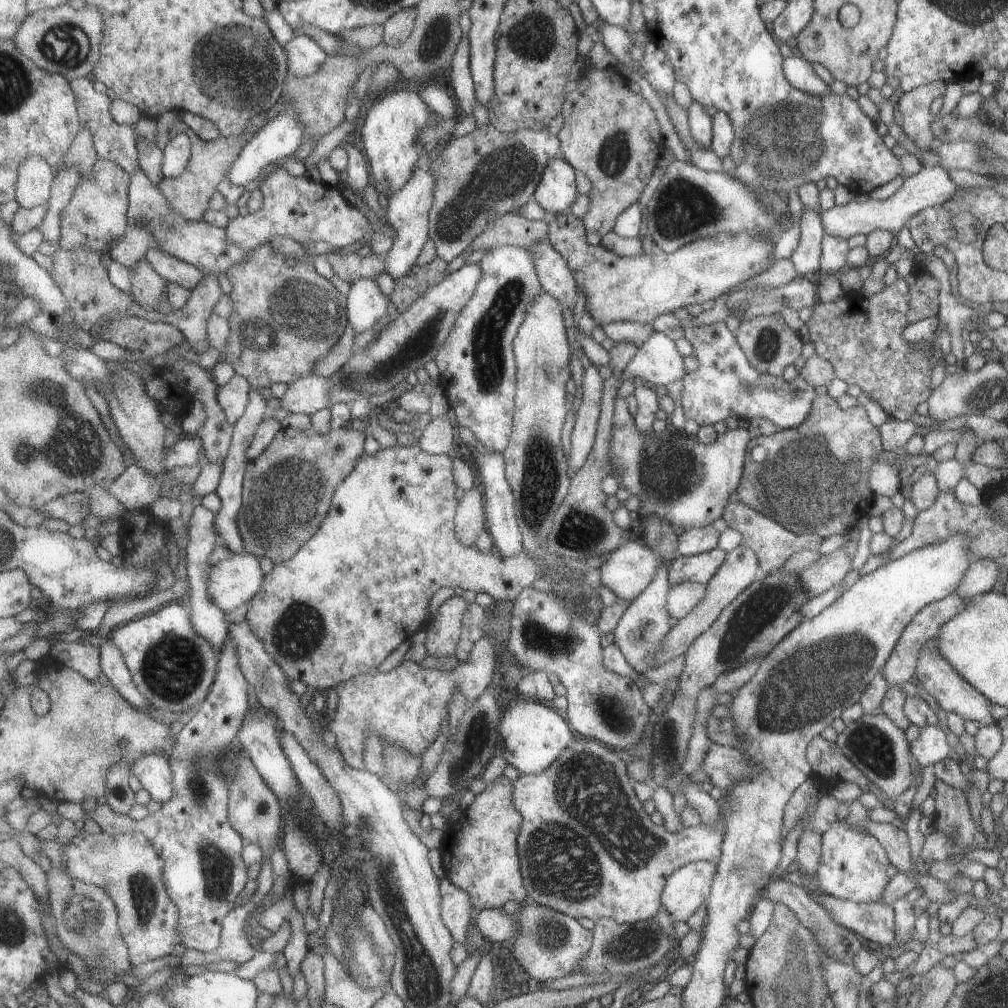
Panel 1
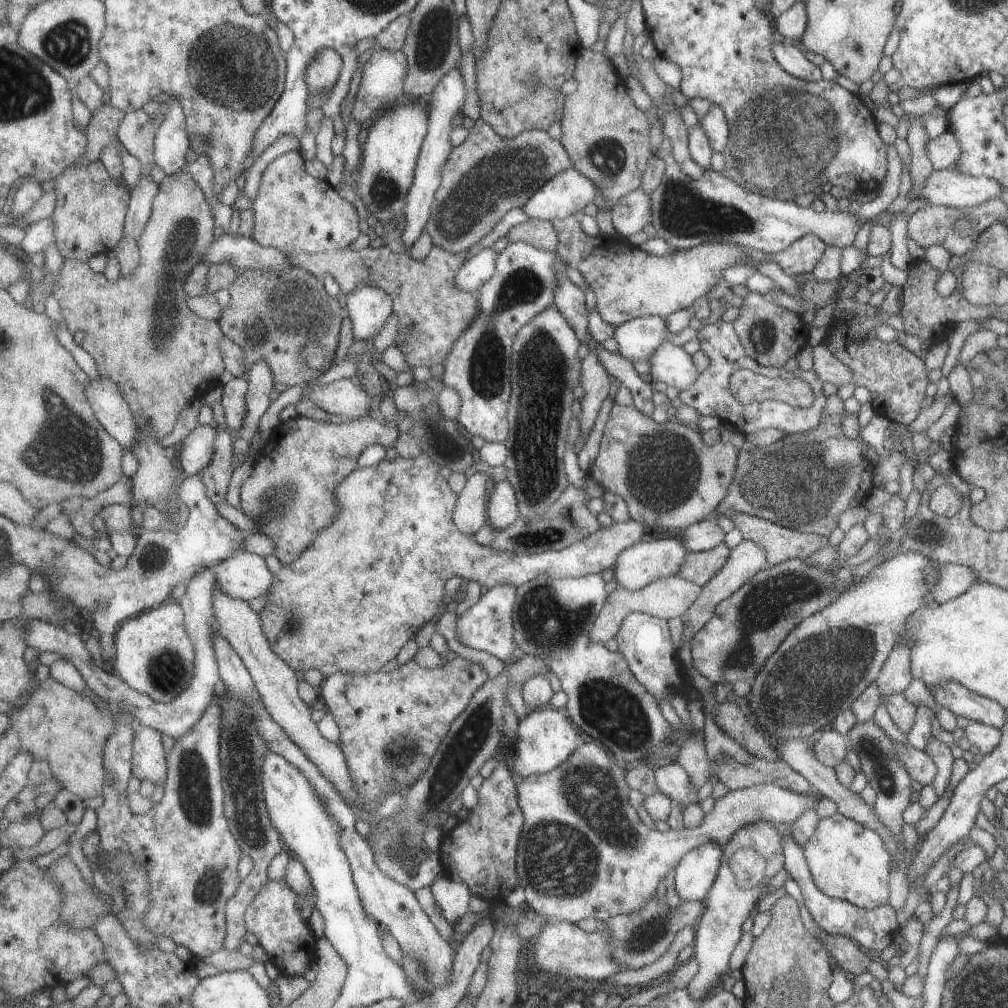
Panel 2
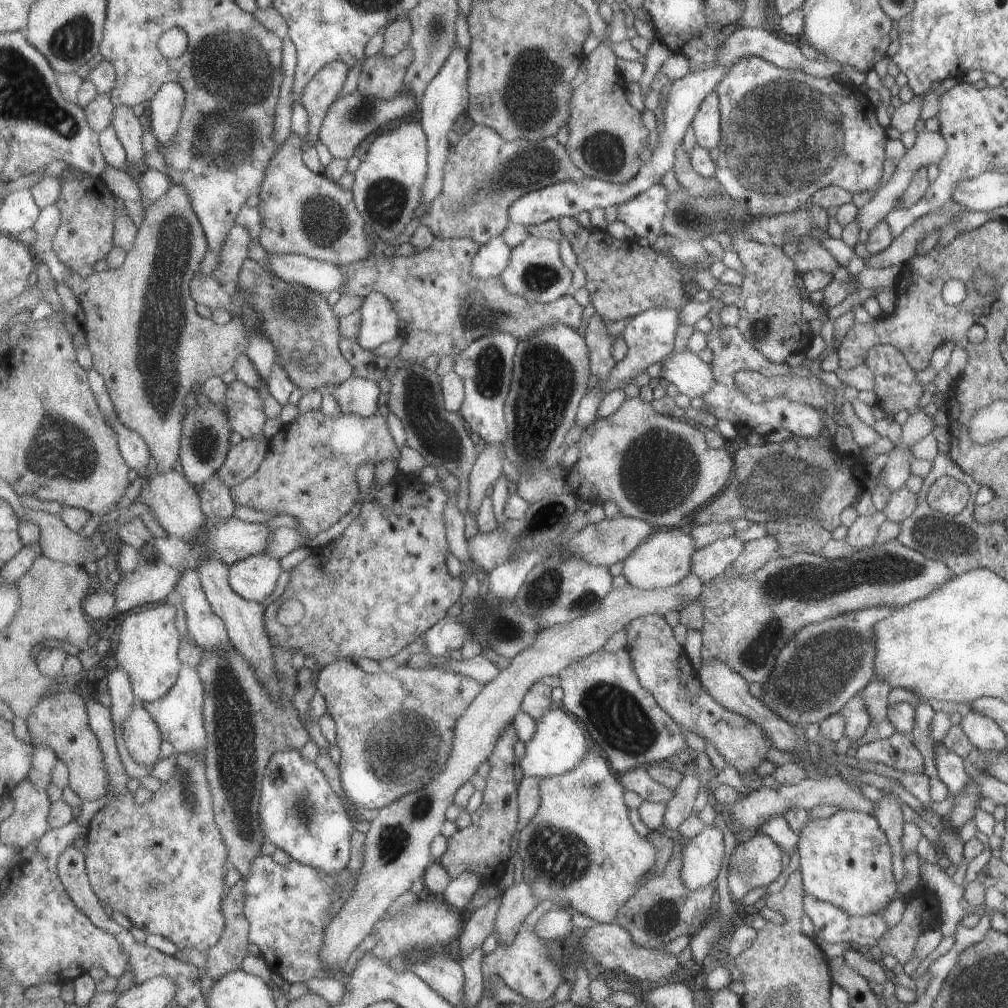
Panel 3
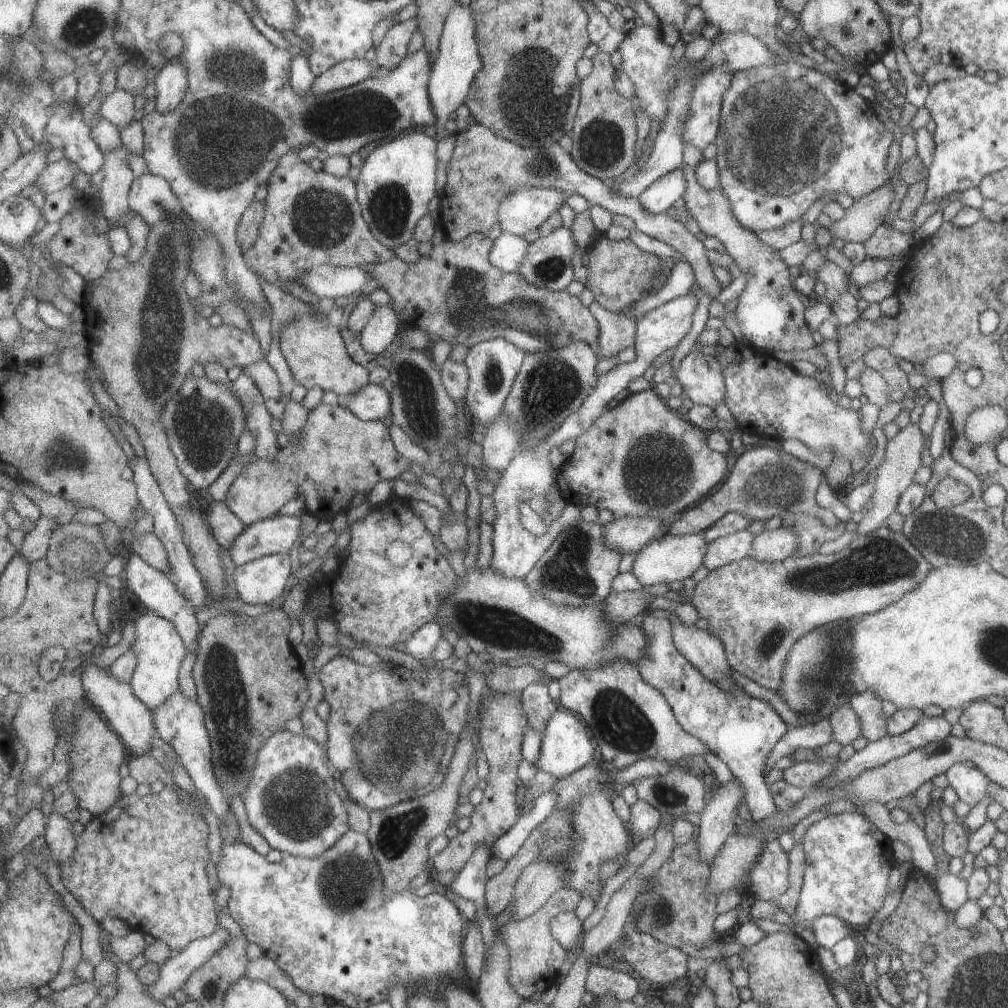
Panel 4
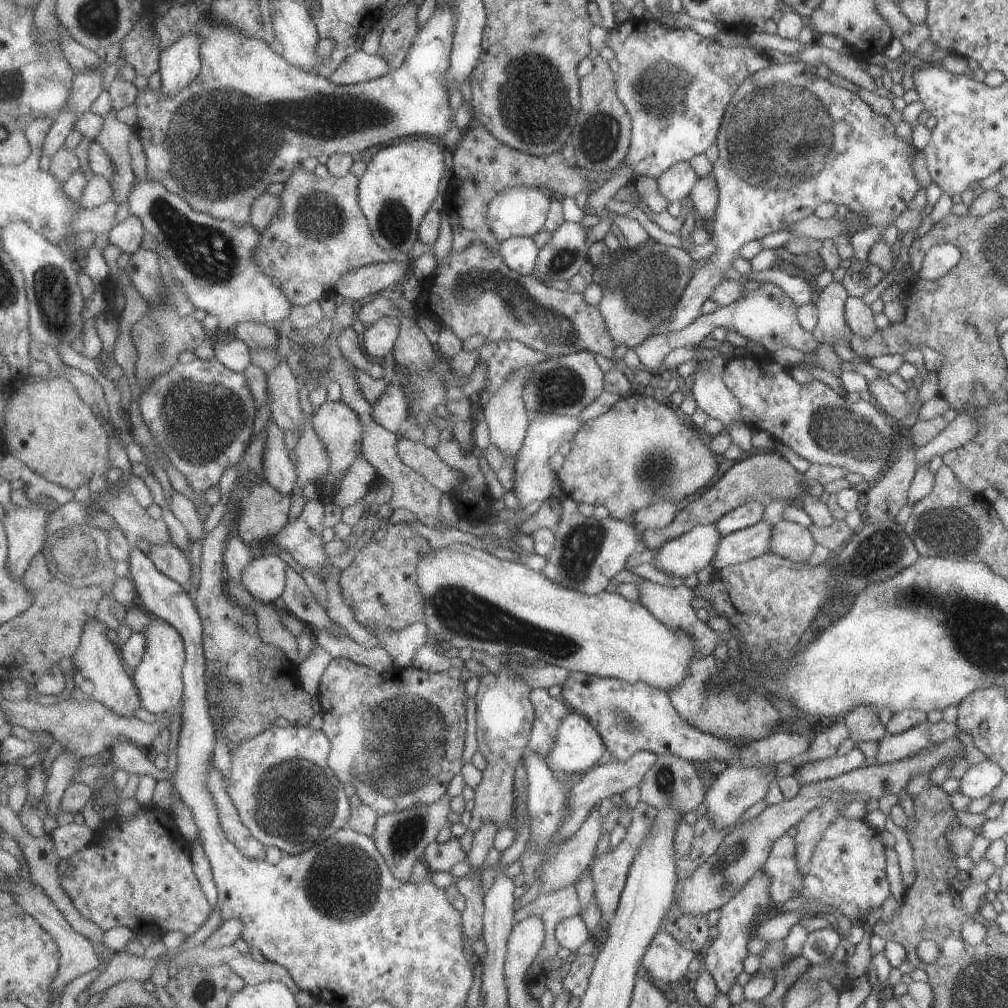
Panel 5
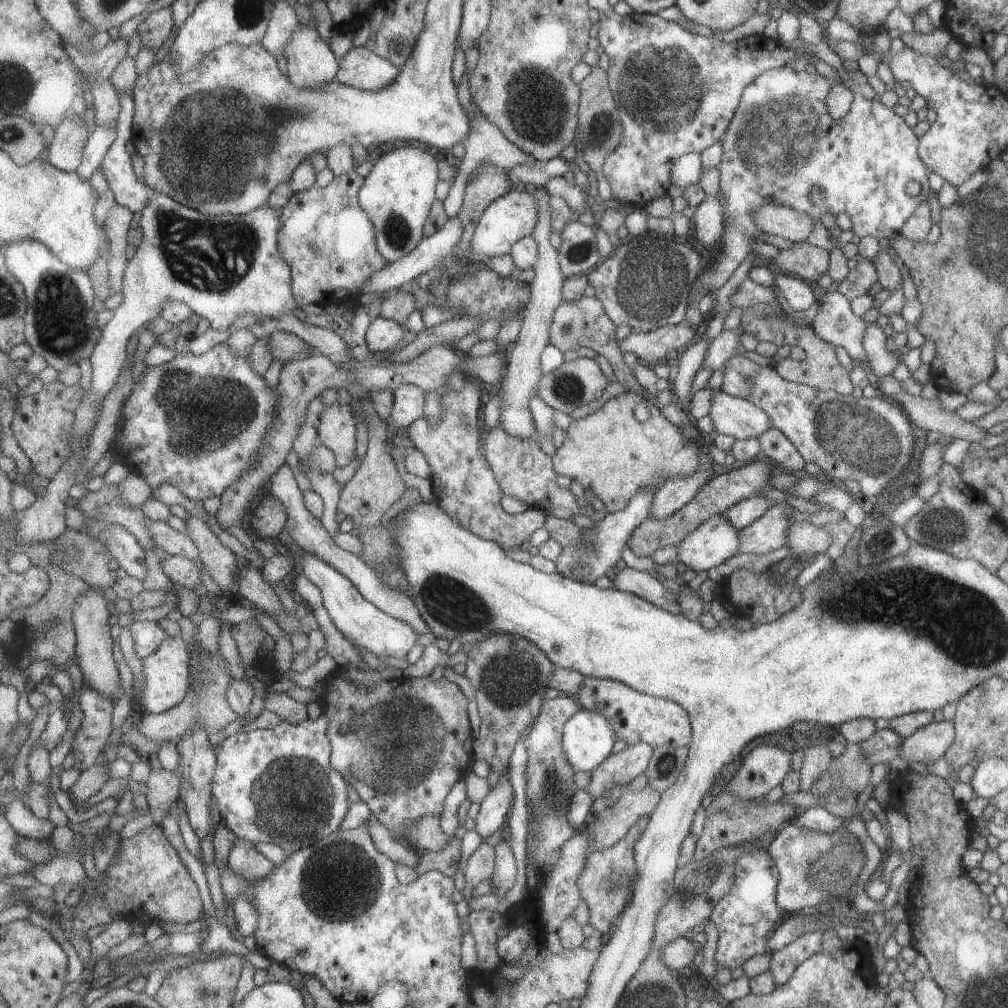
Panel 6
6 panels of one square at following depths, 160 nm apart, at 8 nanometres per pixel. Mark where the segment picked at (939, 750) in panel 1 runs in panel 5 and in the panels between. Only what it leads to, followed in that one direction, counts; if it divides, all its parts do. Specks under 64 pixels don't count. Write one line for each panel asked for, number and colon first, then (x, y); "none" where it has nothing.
2: (940, 754)
3: (950, 770)
4: (969, 784)
5: (979, 779)

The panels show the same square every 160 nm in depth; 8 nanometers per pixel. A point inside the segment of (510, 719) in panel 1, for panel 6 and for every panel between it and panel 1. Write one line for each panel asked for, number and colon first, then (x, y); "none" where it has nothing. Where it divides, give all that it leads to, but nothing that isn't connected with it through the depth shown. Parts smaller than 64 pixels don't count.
2: (546, 738)
3: (560, 743)
4: (566, 747)
5: (578, 747)
6: (589, 737)

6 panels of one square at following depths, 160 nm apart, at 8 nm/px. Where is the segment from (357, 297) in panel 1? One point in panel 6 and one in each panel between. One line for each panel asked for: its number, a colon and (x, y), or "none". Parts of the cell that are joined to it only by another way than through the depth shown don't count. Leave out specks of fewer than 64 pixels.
2: (370, 308)
3: (380, 321)
4: (376, 337)
5: (379, 339)
6: (383, 335)

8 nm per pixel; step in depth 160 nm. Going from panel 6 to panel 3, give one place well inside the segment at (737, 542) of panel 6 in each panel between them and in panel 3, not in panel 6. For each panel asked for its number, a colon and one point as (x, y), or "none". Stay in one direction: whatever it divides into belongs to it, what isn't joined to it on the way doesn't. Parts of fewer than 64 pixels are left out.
3: (666, 558)
4: (671, 558)
5: (686, 555)

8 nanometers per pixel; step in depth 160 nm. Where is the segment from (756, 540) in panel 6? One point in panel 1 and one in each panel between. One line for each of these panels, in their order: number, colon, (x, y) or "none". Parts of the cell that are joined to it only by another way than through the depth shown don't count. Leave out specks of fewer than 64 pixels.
1: (701, 568)
2: (700, 567)
3: (709, 562)
4: (730, 548)
5: (744, 544)

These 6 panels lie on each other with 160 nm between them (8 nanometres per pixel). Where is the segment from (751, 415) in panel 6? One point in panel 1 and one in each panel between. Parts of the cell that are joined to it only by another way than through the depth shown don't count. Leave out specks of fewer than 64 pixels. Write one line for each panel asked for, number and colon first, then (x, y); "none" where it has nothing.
1: (658, 362)
2: (672, 365)
3: (686, 371)
4: (701, 375)
5: (711, 394)

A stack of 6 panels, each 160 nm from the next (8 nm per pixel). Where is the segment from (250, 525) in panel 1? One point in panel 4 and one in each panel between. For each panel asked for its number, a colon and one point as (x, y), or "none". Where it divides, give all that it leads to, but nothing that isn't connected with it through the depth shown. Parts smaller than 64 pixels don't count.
2: (290, 493)
3: (311, 476)
4: (339, 455)

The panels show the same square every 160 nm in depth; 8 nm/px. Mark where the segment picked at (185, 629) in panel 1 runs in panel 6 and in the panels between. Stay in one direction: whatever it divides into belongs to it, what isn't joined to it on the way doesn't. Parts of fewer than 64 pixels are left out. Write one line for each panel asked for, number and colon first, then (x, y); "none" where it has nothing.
2: (154, 655)
3: (148, 647)
4: (160, 648)
5: (158, 678)
6: (167, 671)

